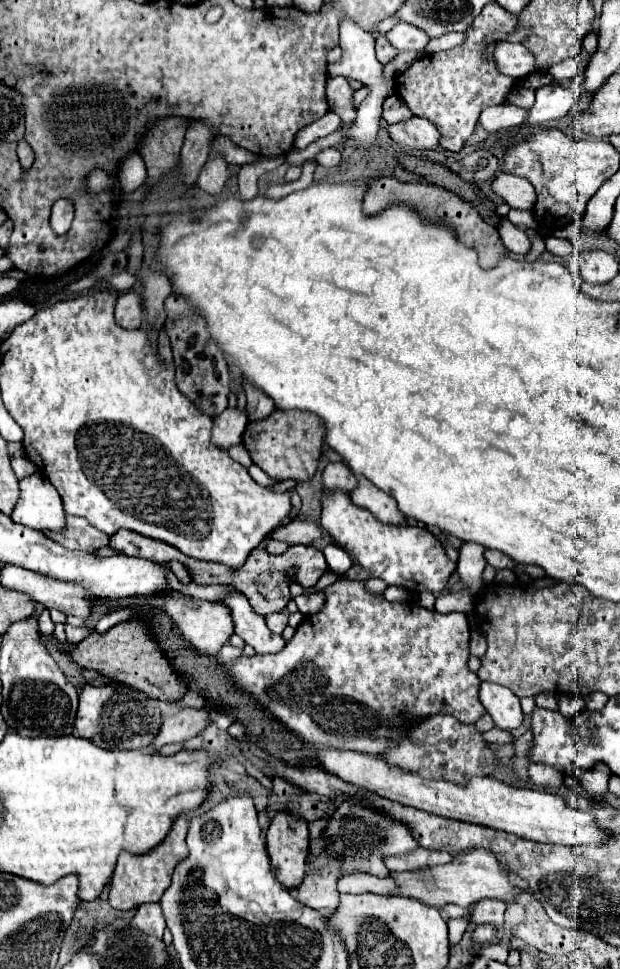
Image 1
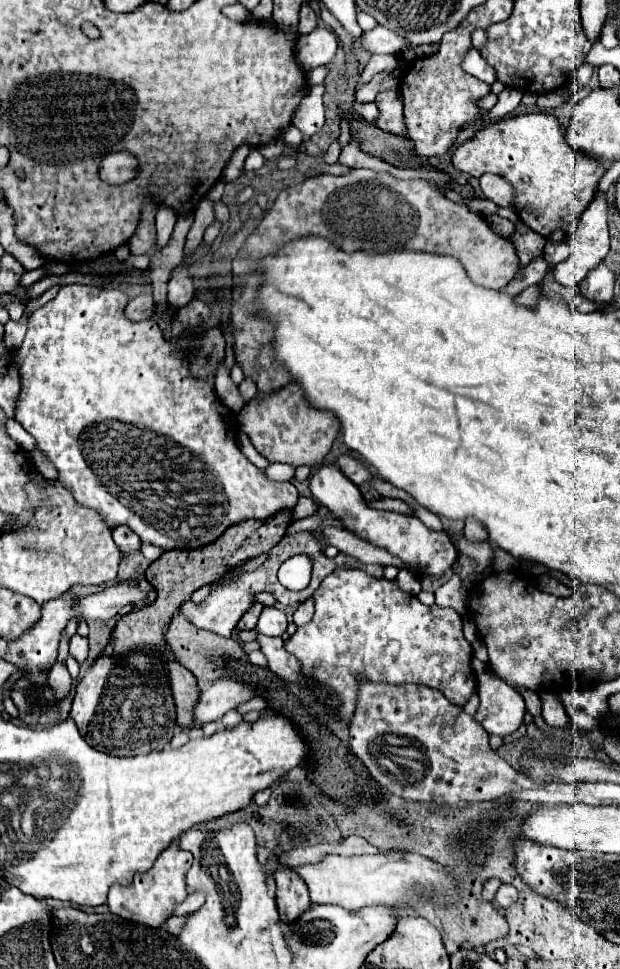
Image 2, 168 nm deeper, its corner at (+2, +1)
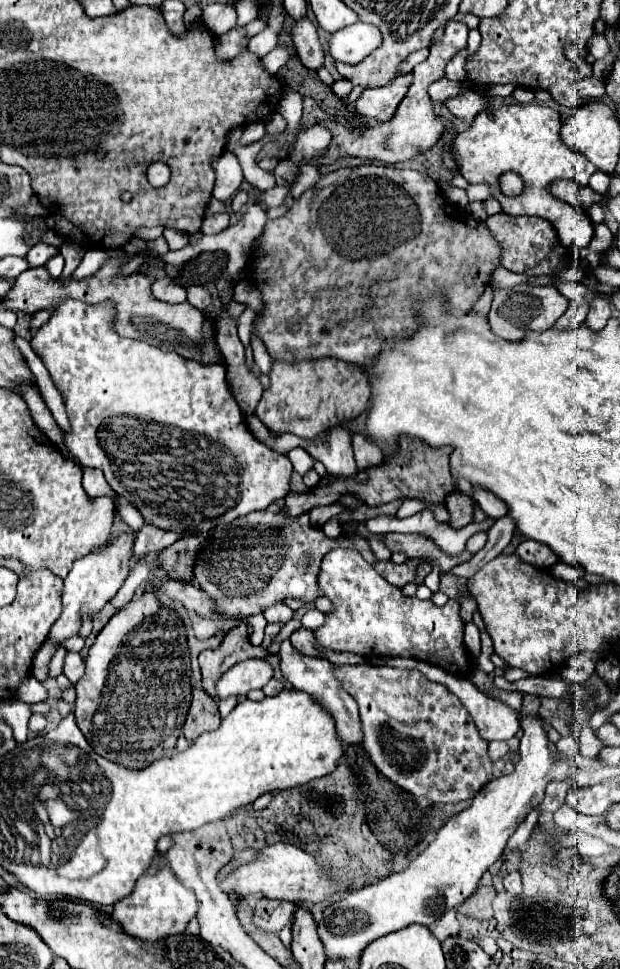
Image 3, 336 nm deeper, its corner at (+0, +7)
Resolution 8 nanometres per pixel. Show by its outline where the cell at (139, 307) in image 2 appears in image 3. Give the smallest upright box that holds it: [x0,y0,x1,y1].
[153,277,187,303]

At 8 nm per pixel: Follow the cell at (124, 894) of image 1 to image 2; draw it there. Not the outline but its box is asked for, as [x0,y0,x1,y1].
[107,841,191,927]

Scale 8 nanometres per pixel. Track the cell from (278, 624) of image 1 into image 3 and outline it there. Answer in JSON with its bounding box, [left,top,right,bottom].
[263,603,293,623]

